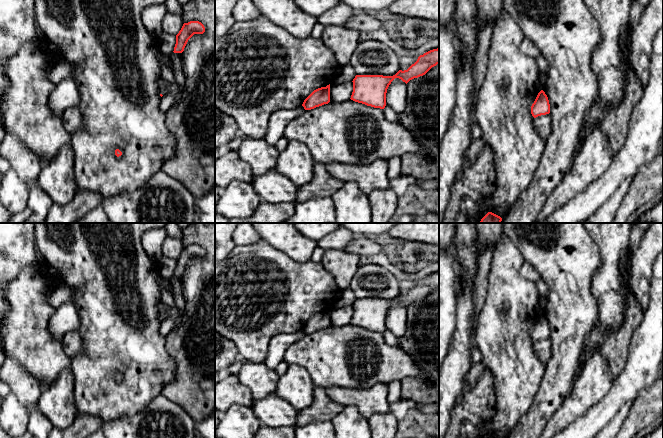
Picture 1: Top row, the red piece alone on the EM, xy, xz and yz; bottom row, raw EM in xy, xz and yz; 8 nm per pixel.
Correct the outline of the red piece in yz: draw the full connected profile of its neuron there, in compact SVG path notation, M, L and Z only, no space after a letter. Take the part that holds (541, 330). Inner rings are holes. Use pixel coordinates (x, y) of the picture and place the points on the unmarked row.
M541 314L531 330L531 338L534 342L550 337L550 328L547 319Z

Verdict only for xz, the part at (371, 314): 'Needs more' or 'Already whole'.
Already whole

